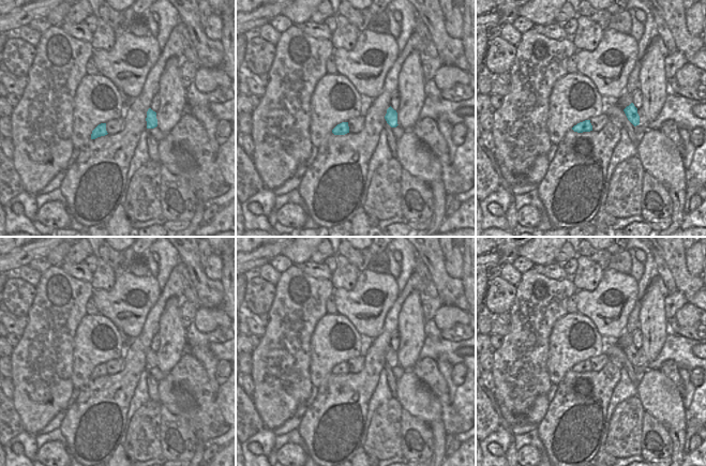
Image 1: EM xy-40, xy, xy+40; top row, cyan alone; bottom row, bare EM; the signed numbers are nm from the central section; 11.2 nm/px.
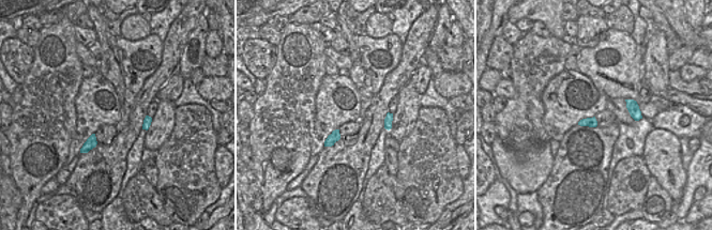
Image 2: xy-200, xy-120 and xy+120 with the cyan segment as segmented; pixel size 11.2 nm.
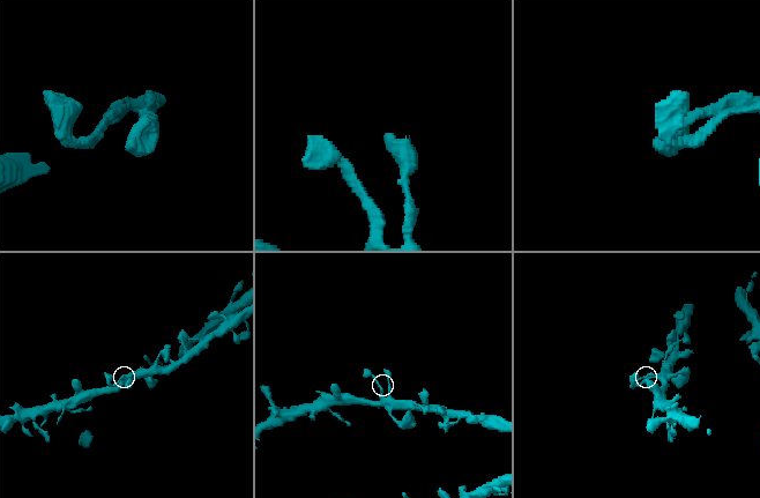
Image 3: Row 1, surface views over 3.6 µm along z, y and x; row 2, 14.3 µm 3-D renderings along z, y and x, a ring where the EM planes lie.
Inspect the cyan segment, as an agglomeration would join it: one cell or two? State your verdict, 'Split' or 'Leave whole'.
Leave whole

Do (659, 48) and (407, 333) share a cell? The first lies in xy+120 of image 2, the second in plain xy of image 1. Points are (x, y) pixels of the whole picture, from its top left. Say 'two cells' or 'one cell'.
one cell

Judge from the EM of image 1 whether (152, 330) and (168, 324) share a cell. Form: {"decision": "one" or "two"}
{"decision": "two"}

